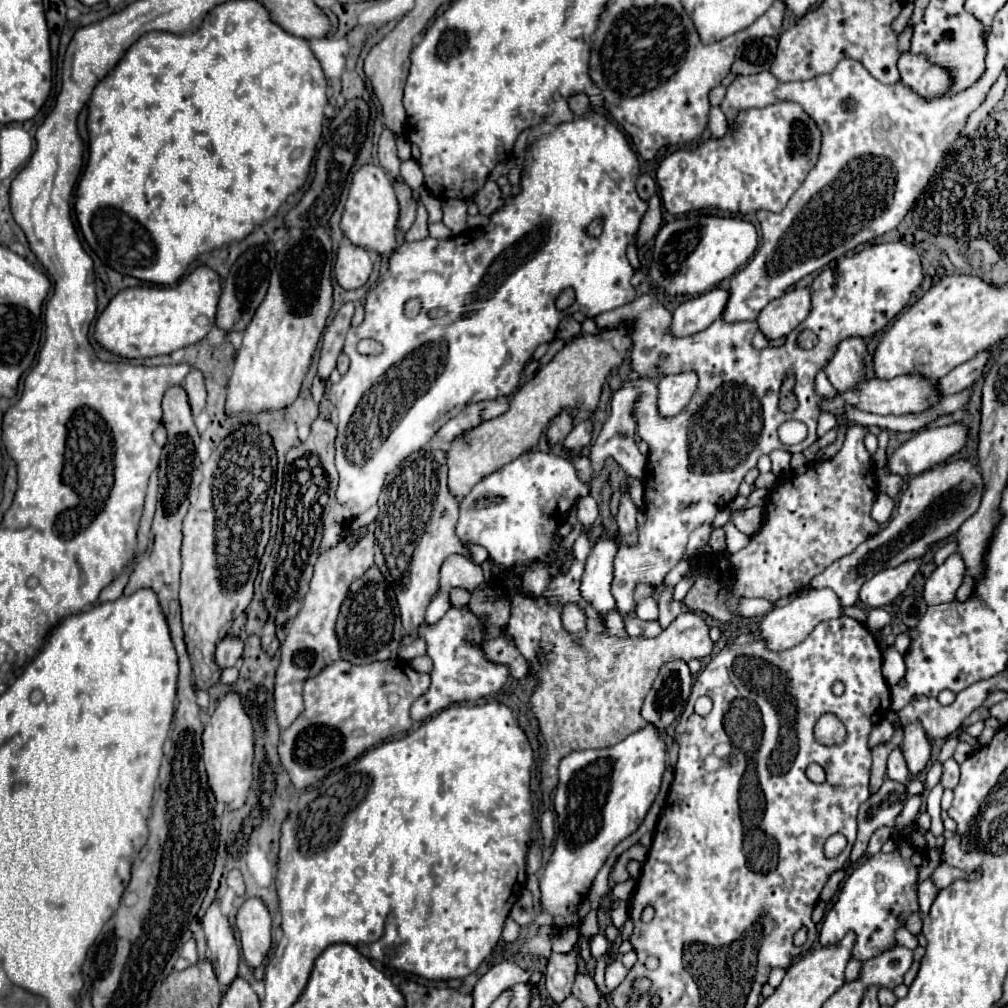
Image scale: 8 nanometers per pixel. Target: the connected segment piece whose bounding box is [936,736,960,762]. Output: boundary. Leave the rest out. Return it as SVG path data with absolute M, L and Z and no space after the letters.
M948 736L946 742L944 742L944 745L942 746L942 750L940 750L940 754L938 754L938 758L936 758L936 762L948 760L948 758L954 754L954 750L956 750L959 742L958 736Z

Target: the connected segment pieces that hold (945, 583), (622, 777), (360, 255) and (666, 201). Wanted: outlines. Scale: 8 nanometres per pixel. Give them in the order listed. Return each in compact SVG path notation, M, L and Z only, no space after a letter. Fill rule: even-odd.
M958 552L948 556L948 560L926 578L926 584L924 584L926 604L950 602L964 580L964 572L966 572L966 566L962 556Z
M646 724L640 732L626 736L614 746L570 752L560 762L560 782L554 790L554 810L560 832L554 854L540 880L542 902L554 918L576 914L584 898L582 894L588 894L594 876L614 846L642 824L660 792L664 770L666 744L654 724Z
M344 238L338 248L336 264L334 264L336 282L344 290L356 290L368 282L370 274L372 274L370 254L364 248L354 246Z
M778 102L766 108L754 108L740 112L738 130L730 132L720 140L706 140L694 148L678 150L666 156L658 166L658 186L662 204L670 214L686 214L702 208L722 208L728 212L756 212L760 208L780 212L796 188L804 182L806 174L818 160L820 130L814 120L794 102Z

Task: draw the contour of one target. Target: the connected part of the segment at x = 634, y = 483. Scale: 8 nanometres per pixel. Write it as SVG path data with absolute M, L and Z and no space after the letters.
M628 478L628 486L630 486L630 496L632 502L636 504L636 508L640 510L644 506L644 490L642 490L642 482L636 478Z

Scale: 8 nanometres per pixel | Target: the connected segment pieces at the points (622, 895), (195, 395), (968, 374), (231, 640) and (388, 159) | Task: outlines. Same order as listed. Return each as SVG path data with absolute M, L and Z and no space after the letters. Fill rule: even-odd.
M626 882L626 884L616 884L610 888L610 900L628 900L630 892L634 888L634 882Z
M190 370L190 374L184 380L184 390L190 400L192 414L198 416L202 408L206 406L206 388L204 388L204 376L200 370Z
M984 350L984 352L978 352L972 360L956 366L948 376L944 376L940 382L938 382L938 390L946 392L946 394L954 394L962 388L966 388L968 384L976 382L980 378L980 374L984 372L984 366L990 358L990 352Z
M224 636L218 642L218 648L216 648L216 664L218 664L220 670L226 670L226 668L236 666L236 662L238 662L240 656L242 656L242 642L240 642L240 638Z
M384 128L380 144L378 144L378 160L380 160L380 166L392 178L400 176L400 160L396 156L396 136L392 136L392 132L388 132L388 128Z

